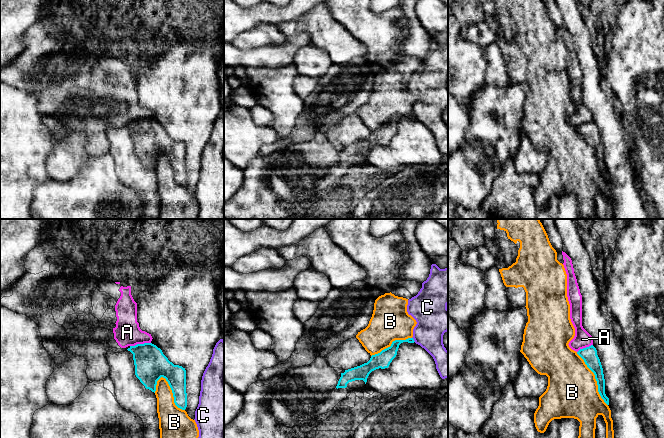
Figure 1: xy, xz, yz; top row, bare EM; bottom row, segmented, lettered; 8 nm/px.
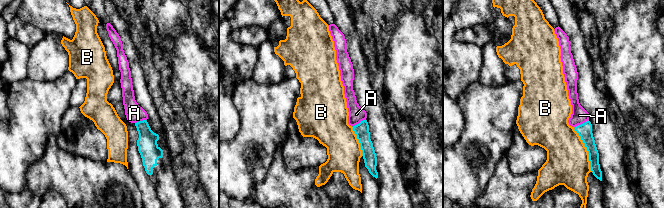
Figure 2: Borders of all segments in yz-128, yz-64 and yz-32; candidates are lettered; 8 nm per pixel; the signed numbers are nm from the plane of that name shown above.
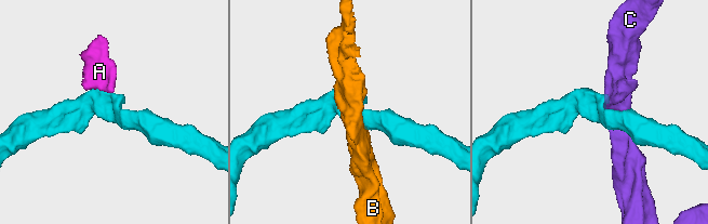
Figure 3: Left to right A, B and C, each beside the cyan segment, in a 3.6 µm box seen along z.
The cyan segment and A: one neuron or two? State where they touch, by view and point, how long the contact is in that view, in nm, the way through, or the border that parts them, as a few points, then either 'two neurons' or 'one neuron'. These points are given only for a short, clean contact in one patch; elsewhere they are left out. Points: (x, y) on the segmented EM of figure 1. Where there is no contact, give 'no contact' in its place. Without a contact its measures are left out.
contact xy (140, 344); length 170 nm; border xy (150, 342), (130, 346); two neurons

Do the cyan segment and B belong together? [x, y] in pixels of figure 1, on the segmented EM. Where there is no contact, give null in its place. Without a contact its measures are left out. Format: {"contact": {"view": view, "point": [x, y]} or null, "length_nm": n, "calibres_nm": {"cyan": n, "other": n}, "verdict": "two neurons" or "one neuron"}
{"contact": {"view": "xy", "point": [173, 394]}, "length_nm": 340, "calibres_nm": {"cyan": 170, "other": 240}, "verdict": "two neurons"}

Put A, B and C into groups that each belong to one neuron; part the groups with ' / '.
A / B / C

